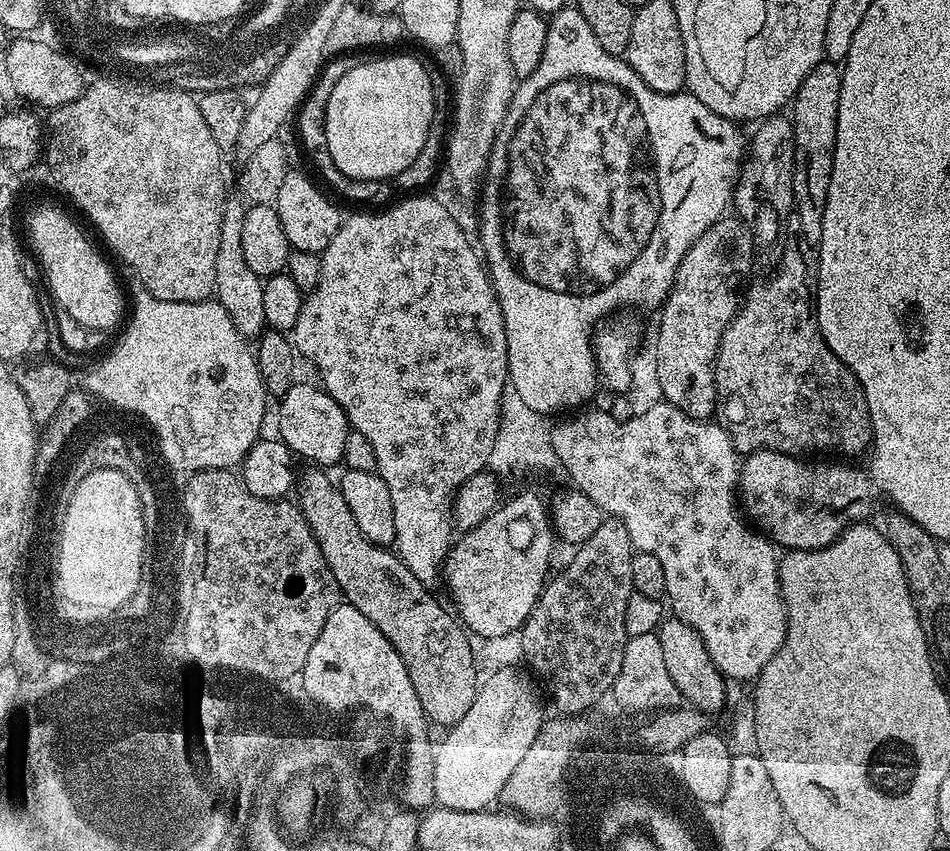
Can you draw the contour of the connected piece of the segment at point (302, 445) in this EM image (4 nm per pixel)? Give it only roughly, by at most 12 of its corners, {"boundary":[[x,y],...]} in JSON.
{"boundary":[[315,383],[279,397],[279,439],[309,465],[340,464],[350,425]]}

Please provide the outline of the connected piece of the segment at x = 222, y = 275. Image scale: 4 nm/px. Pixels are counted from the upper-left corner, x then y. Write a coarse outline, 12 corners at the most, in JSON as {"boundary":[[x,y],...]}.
{"boundary":[[224,203],[214,299],[246,338],[265,331],[264,280],[246,262],[247,207]]}

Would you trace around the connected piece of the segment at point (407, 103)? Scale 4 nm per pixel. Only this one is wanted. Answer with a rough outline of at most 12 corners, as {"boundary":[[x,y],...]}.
{"boundary":[[353,63],[326,102],[350,178],[391,181],[436,113],[426,64]]}

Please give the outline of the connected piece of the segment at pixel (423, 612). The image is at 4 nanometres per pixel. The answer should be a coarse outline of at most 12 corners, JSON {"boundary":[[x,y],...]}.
{"boundary":[[312,468],[298,507],[347,603],[386,634],[425,716],[476,698],[471,639]]}

